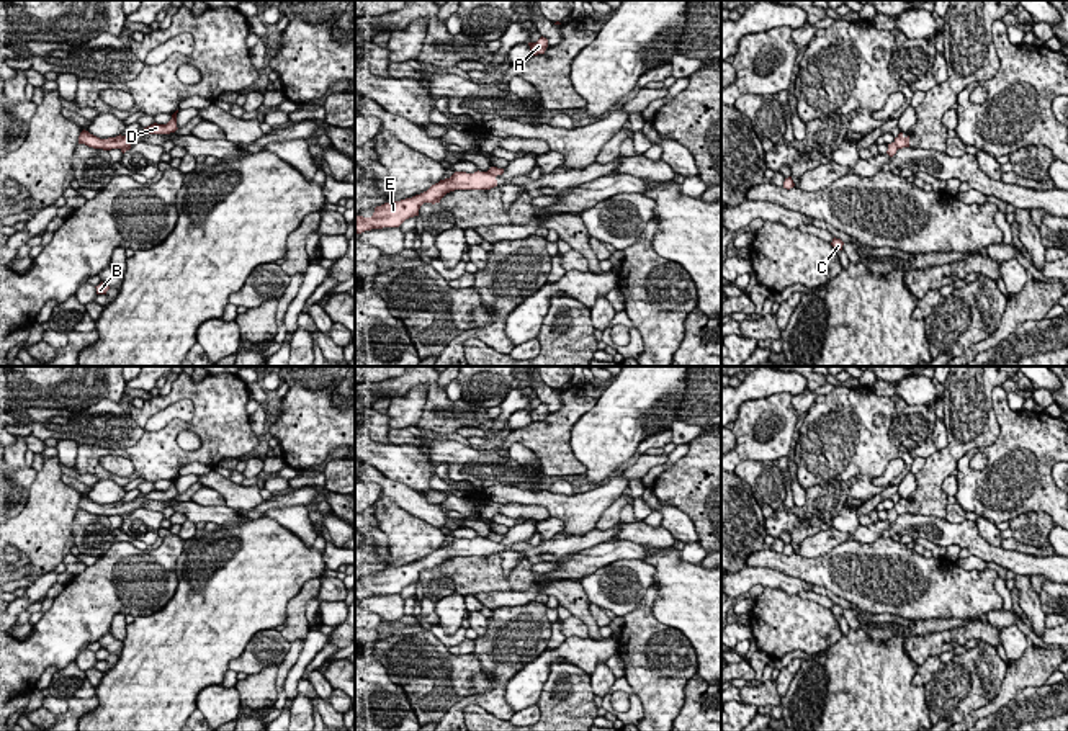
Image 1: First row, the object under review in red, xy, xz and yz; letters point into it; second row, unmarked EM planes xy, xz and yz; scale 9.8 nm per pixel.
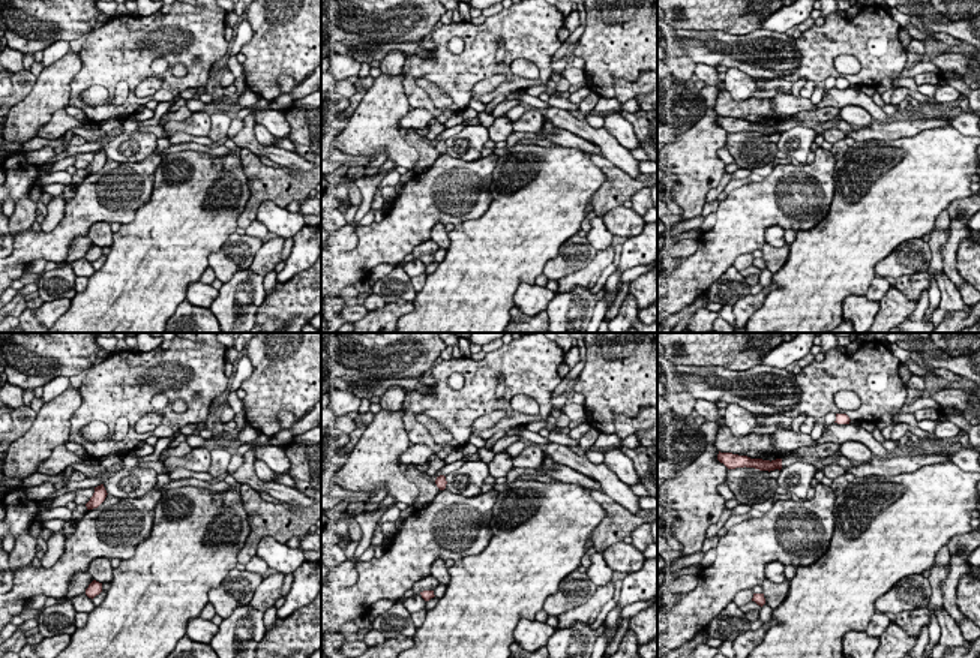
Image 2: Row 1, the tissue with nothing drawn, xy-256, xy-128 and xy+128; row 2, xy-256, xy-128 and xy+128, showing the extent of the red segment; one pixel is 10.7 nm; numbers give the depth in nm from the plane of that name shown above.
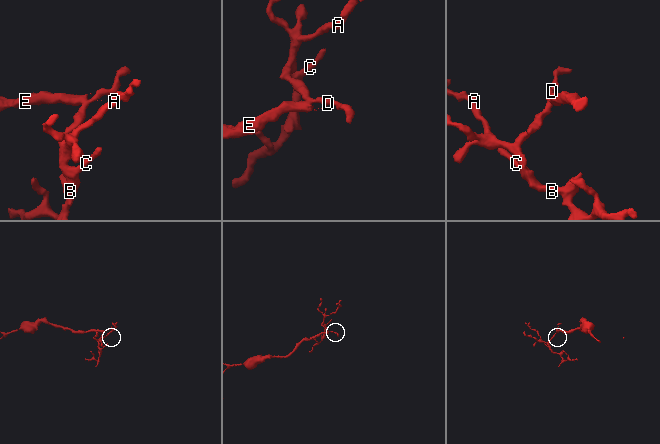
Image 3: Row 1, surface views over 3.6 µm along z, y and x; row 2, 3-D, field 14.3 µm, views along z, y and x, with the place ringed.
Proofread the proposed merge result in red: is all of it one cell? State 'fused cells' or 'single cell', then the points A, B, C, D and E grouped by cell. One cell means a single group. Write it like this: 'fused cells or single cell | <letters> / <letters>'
fused cells | A B C D / E

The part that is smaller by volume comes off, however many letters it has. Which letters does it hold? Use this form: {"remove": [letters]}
{"remove": ["A", "B", "C", "D"]}

